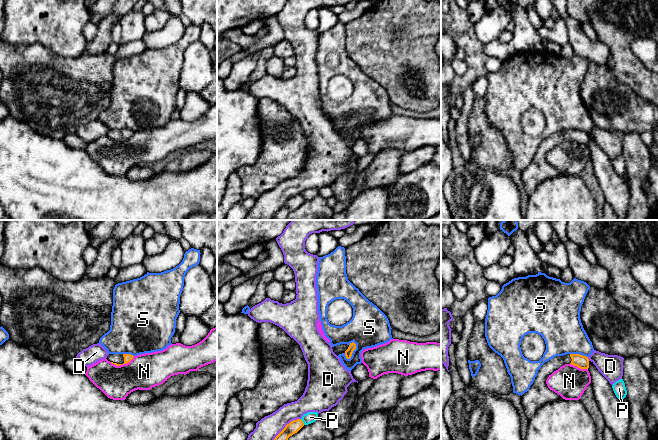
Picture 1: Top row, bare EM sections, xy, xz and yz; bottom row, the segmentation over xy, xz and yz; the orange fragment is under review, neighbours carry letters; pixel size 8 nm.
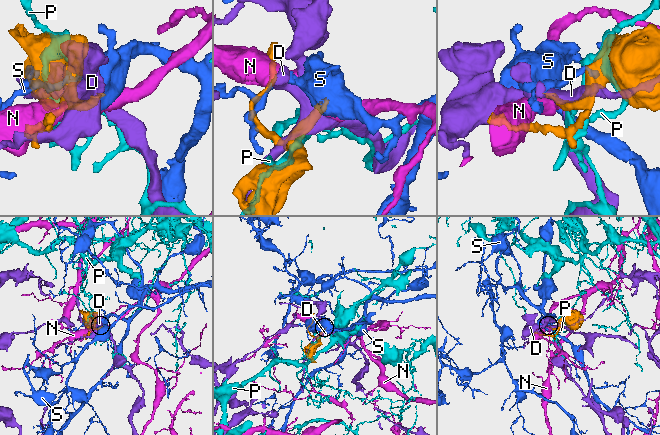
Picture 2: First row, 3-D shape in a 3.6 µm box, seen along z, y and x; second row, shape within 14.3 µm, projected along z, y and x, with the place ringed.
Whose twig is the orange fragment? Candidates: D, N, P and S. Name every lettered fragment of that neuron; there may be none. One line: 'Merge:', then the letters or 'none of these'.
Merge: none of these

